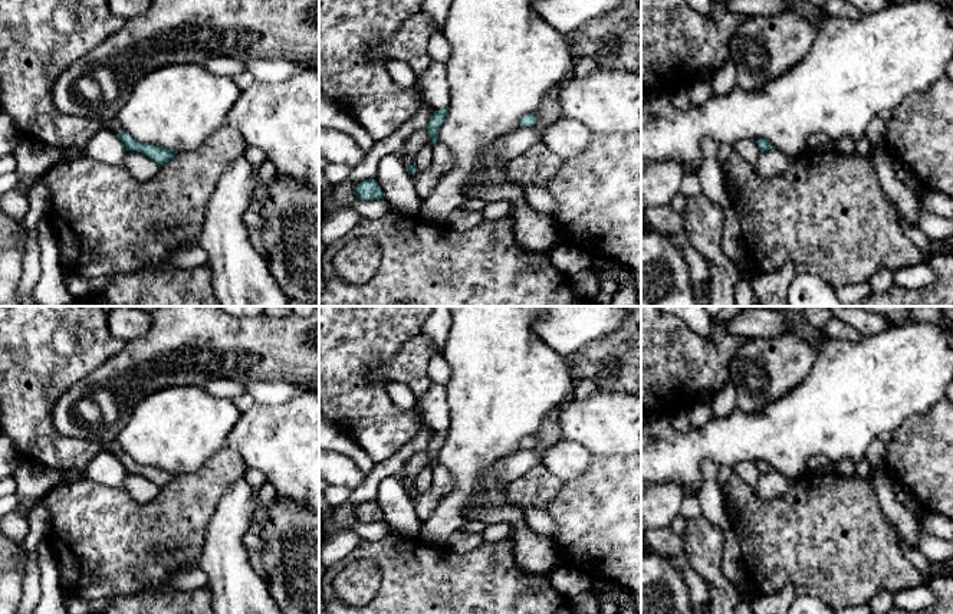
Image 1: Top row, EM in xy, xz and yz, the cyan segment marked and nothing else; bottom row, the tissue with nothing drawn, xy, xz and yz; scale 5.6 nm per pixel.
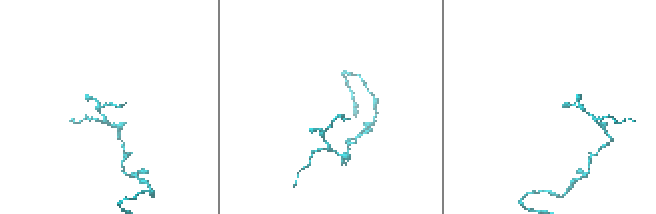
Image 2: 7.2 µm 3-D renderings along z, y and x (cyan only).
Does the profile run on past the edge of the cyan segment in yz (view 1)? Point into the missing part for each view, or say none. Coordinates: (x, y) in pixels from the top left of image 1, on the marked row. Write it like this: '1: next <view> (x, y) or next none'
1: next none

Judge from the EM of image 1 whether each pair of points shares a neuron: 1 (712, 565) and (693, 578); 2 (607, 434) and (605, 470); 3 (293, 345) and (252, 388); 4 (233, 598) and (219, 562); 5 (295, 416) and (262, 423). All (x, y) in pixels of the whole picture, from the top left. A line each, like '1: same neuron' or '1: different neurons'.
1: different neurons
2: different neurons
3: different neurons
4: same neuron
5: same neuron

